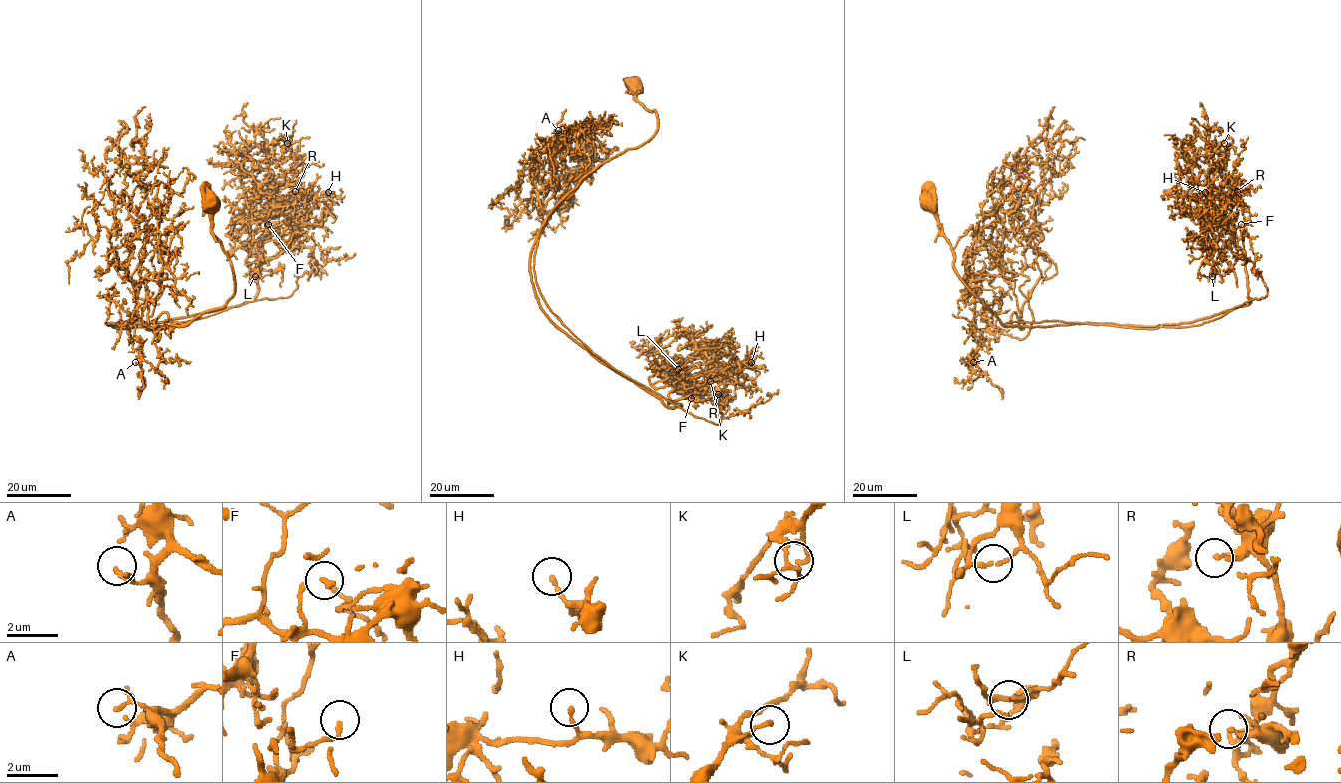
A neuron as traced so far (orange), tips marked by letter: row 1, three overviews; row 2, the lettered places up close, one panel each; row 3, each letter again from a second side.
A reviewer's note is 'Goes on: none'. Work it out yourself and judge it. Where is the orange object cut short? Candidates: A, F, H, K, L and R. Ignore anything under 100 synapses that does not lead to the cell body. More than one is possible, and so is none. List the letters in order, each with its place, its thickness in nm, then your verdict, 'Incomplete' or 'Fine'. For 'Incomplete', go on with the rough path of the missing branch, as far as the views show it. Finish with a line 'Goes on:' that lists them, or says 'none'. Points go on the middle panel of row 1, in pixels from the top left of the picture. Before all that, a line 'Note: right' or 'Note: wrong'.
Note: right
A: Place: (558, 130). Thickness 110 nm. Fine
F: Place: (691, 398). Thickness 170 nm. Fine
H: Place: (751, 362). Thickness 150 nm. Fine
K: Place: (710, 381). Thickness 140 nm. Fine
L: Place: (678, 369). Thickness 120 nm. Fine
R: Place: (718, 394). Thickness 190 nm. Fine
Goes on: none

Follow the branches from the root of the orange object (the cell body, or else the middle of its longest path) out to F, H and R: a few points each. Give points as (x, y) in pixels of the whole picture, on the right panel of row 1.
F: (928, 201), (952, 251), (955, 273), (1002, 324), (1059, 320), (1157, 328), (1219, 318), (1250, 302), (1241, 224)
H: (928, 201), (955, 273), (1002, 324), (1157, 328), (1196, 326), (1250, 302), (1246, 254), (1205, 192)
R: (928, 201), (955, 273), (1002, 324), (1157, 328), (1250, 302), (1246, 254), (1224, 231), (1221, 205), (1237, 191)

